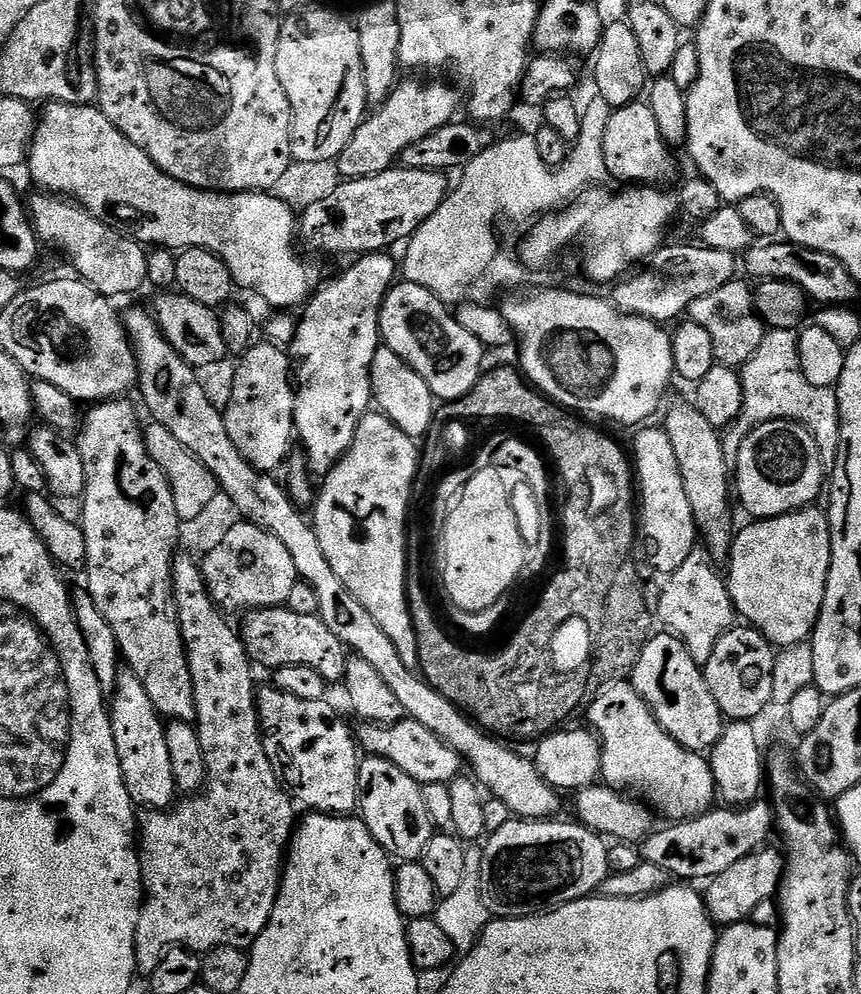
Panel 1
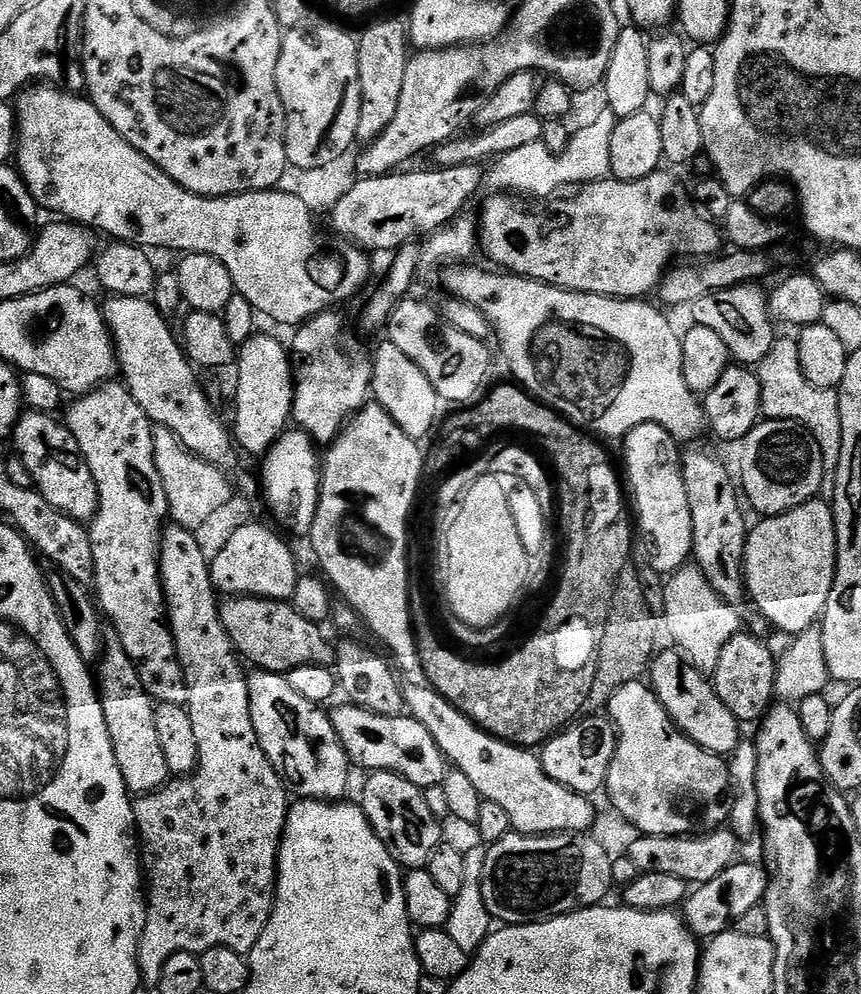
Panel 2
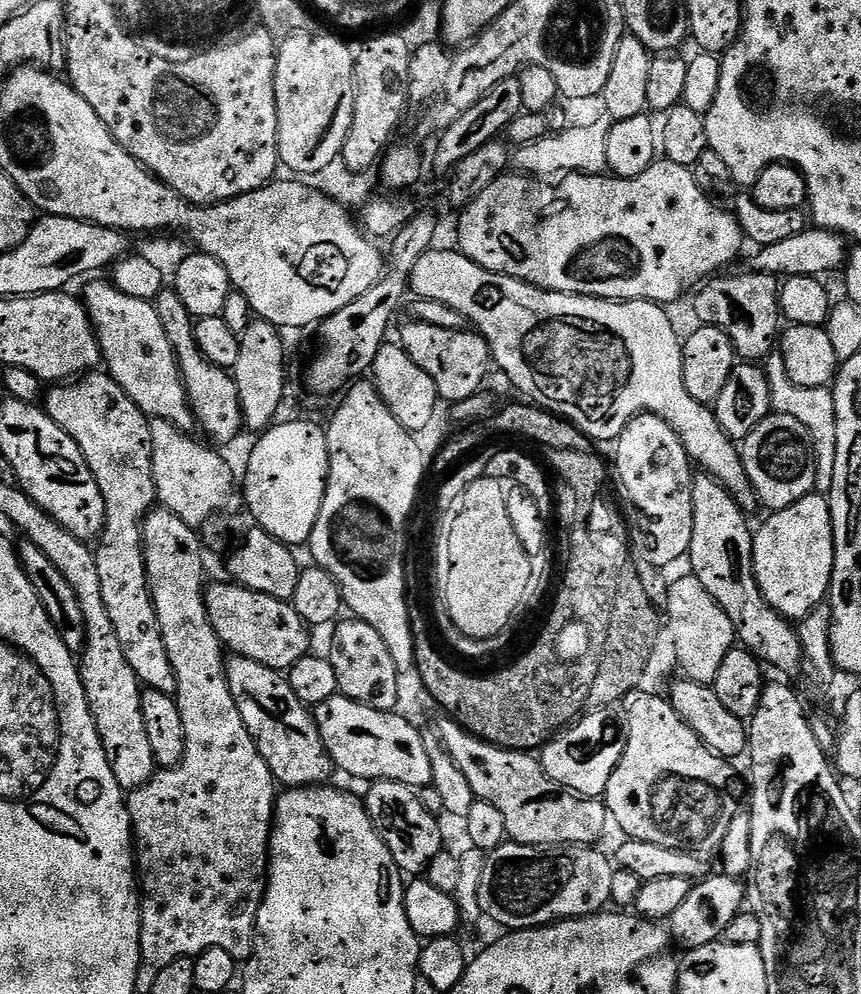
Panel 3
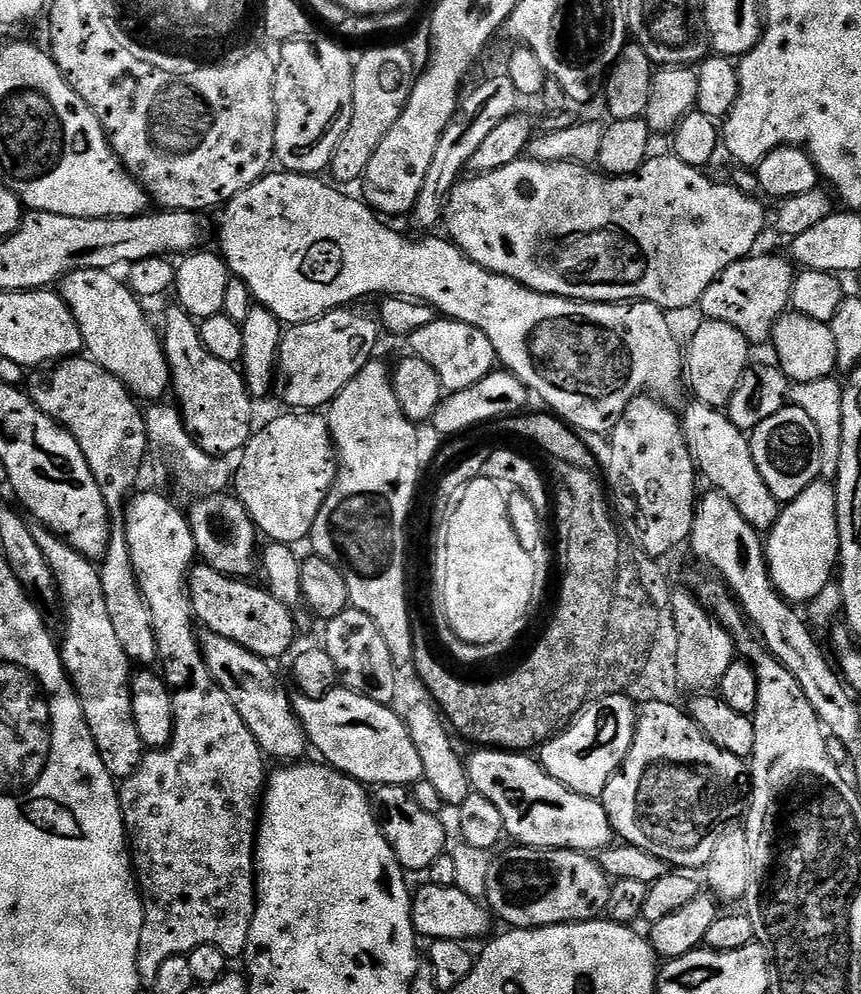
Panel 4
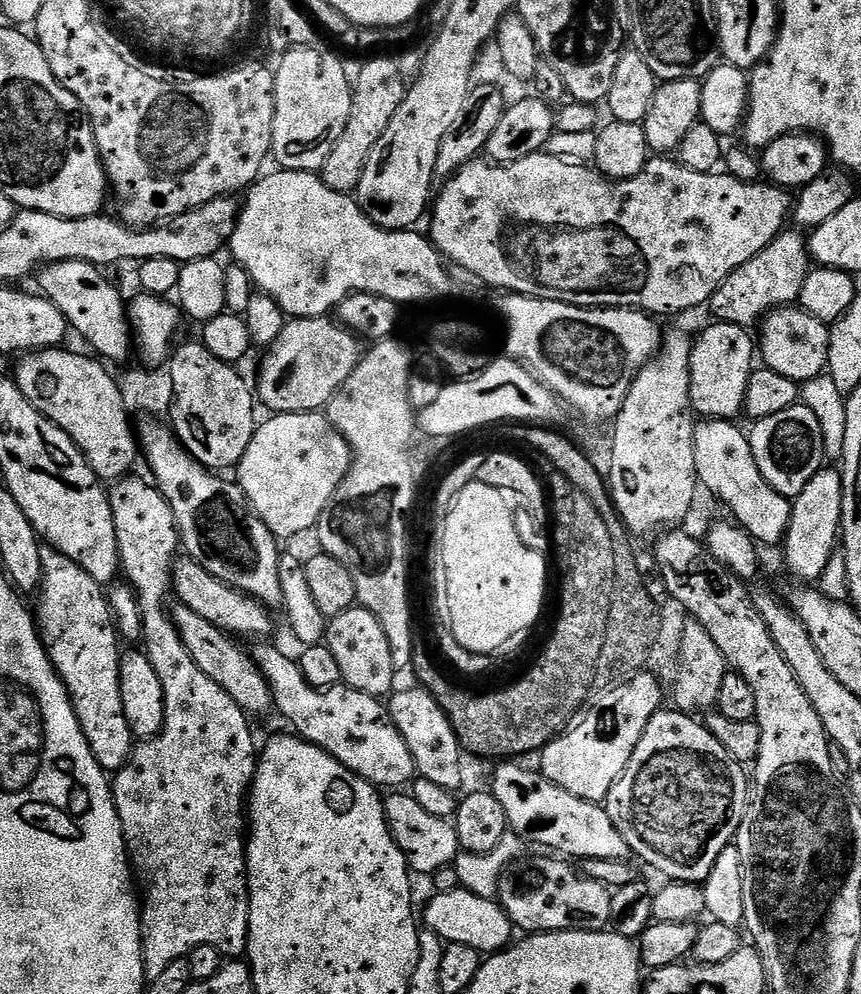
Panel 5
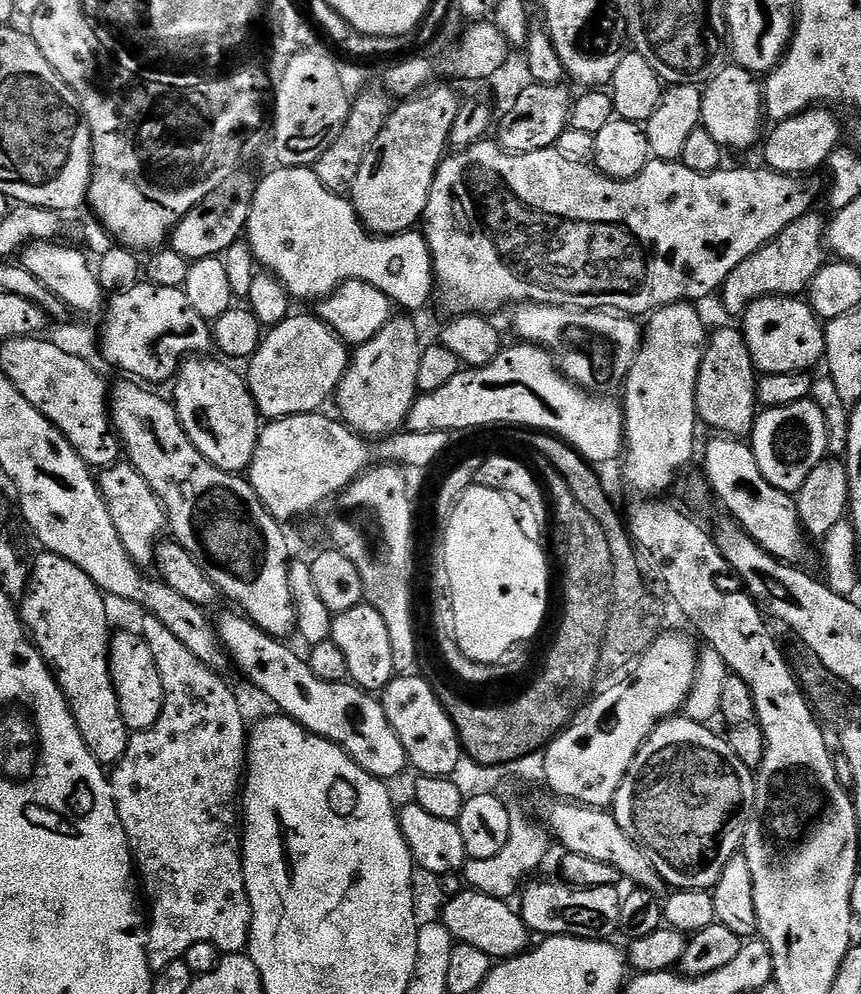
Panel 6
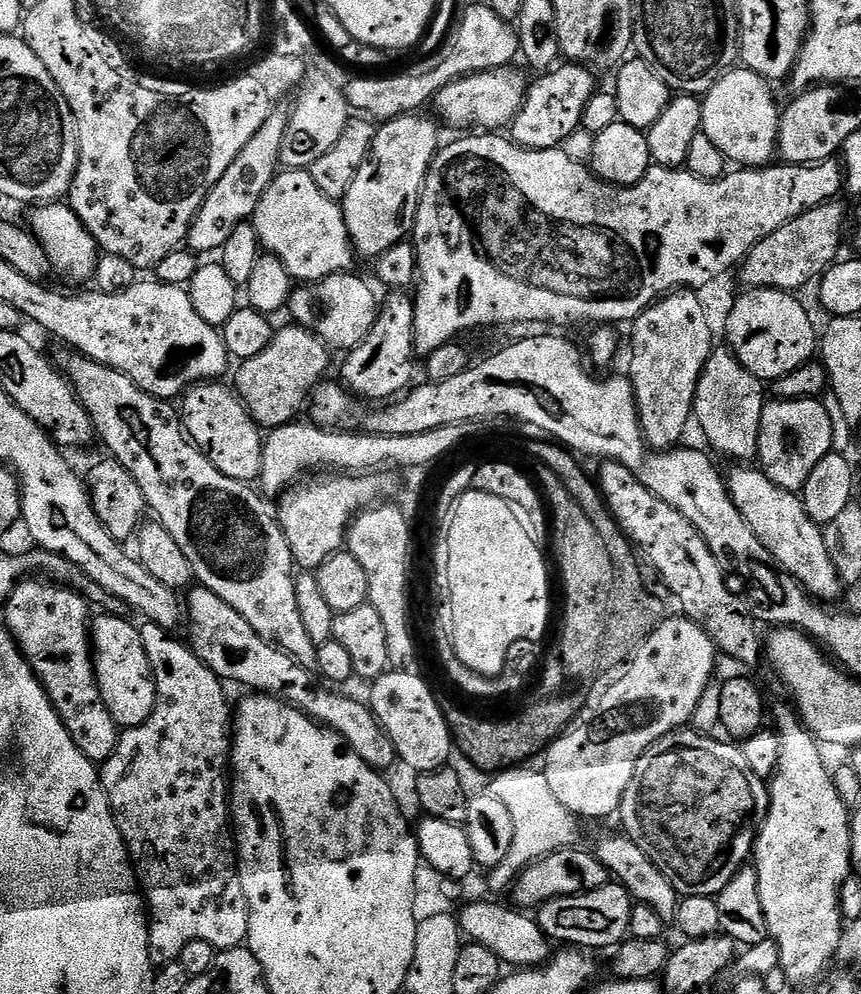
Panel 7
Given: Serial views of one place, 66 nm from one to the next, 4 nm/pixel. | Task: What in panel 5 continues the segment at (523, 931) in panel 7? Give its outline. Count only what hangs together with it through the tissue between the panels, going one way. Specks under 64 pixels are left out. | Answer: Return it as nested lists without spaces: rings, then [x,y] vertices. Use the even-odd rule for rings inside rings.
[[[465,888],[436,892],[433,897],[424,908],[424,916],[422,912],[422,924],[429,933],[439,936],[441,941],[470,946],[482,954],[503,952],[513,943],[514,925],[511,918],[505,914],[503,904],[482,898]]]

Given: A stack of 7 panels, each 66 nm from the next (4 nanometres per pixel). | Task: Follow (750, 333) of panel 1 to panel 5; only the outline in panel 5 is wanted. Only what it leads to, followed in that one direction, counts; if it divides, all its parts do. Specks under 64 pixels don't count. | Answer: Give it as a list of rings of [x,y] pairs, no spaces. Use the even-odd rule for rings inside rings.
[[[785,230],[775,236],[761,252],[754,254],[750,262],[738,266],[738,270],[734,270],[718,286],[710,301],[710,309],[716,315],[713,317],[726,324],[751,329],[774,309],[795,305],[802,294],[802,286],[809,271],[807,239],[799,231]]]

